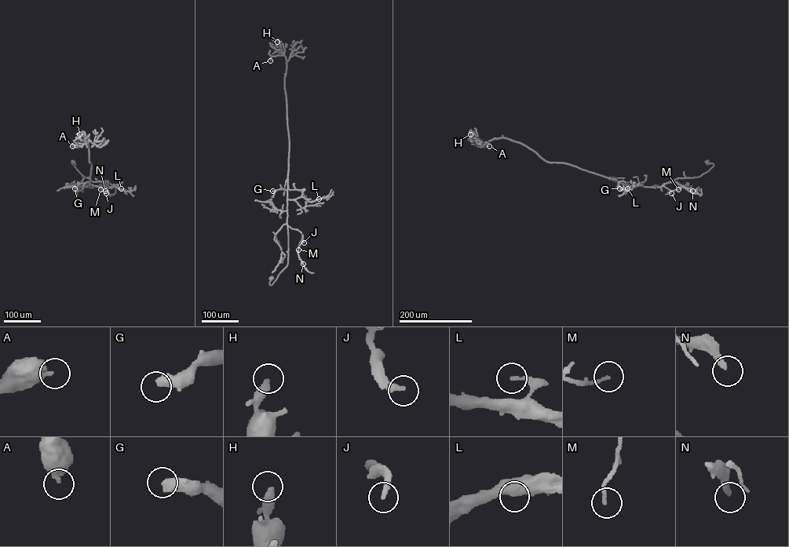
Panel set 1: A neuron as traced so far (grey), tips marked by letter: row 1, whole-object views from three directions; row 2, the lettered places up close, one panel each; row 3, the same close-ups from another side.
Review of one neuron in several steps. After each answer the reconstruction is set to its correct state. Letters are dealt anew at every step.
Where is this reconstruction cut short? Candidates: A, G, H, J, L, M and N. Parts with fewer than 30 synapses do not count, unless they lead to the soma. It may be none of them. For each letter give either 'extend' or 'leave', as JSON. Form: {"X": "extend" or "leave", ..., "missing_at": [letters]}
{"A": "leave", "G": "leave", "H": "leave", "J": "leave", "L": "leave", "M": "leave", "N": "leave", "missing_at": []}

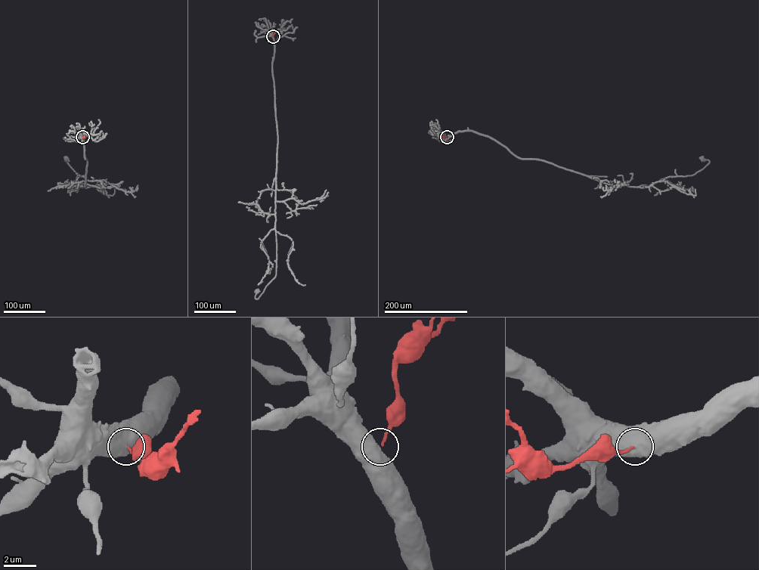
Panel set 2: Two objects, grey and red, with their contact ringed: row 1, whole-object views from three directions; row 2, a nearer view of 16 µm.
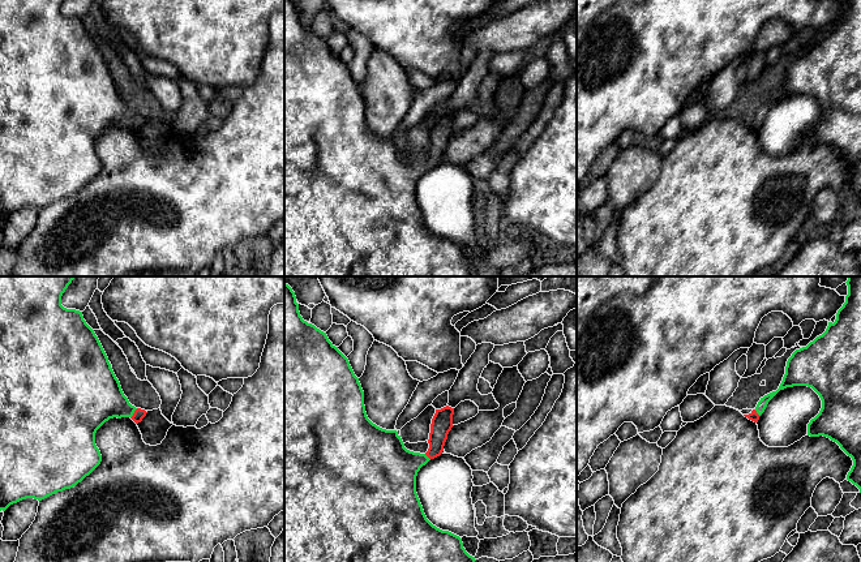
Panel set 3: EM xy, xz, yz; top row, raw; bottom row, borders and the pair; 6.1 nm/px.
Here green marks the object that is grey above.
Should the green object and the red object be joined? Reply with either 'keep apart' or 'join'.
join

